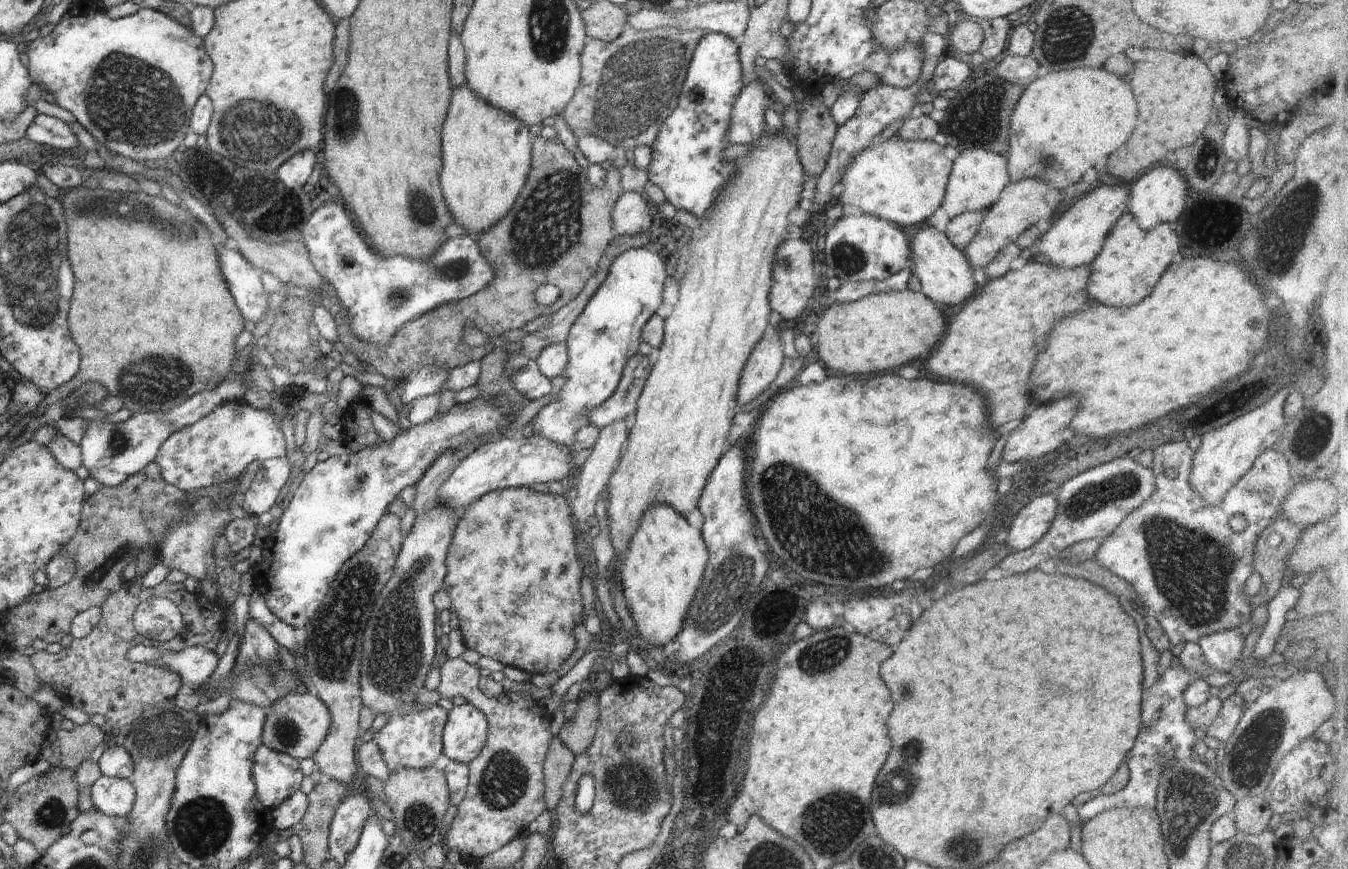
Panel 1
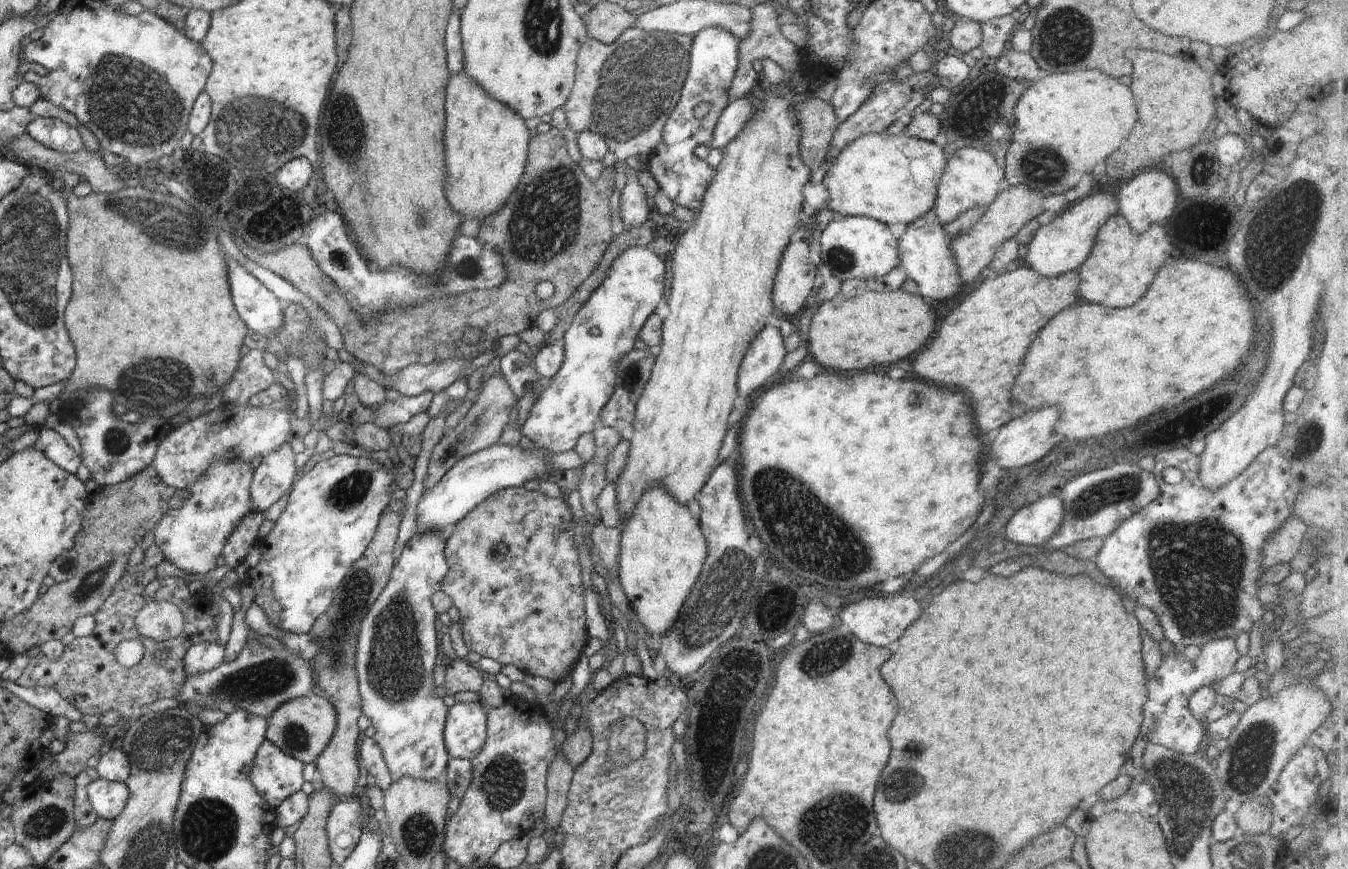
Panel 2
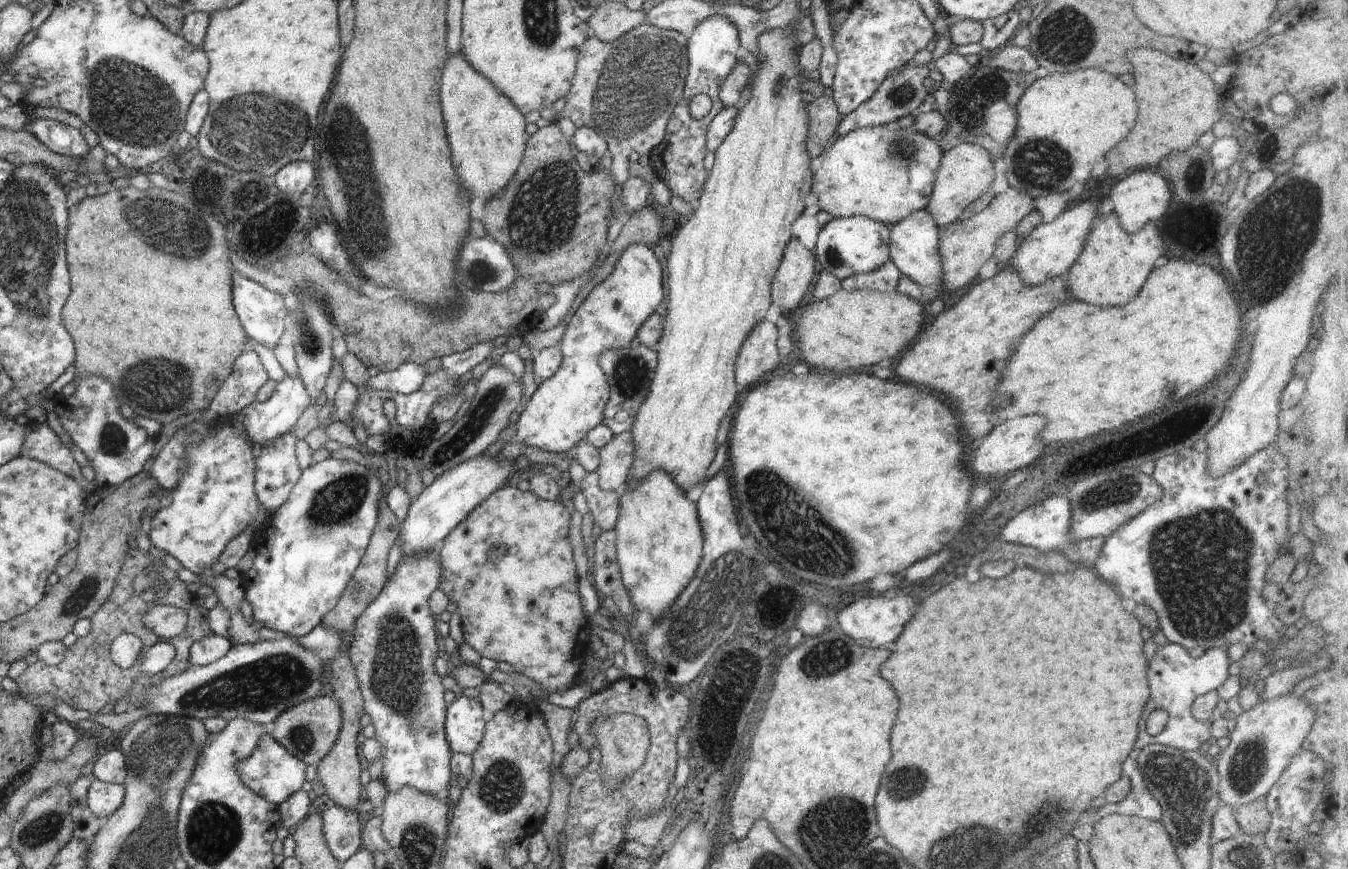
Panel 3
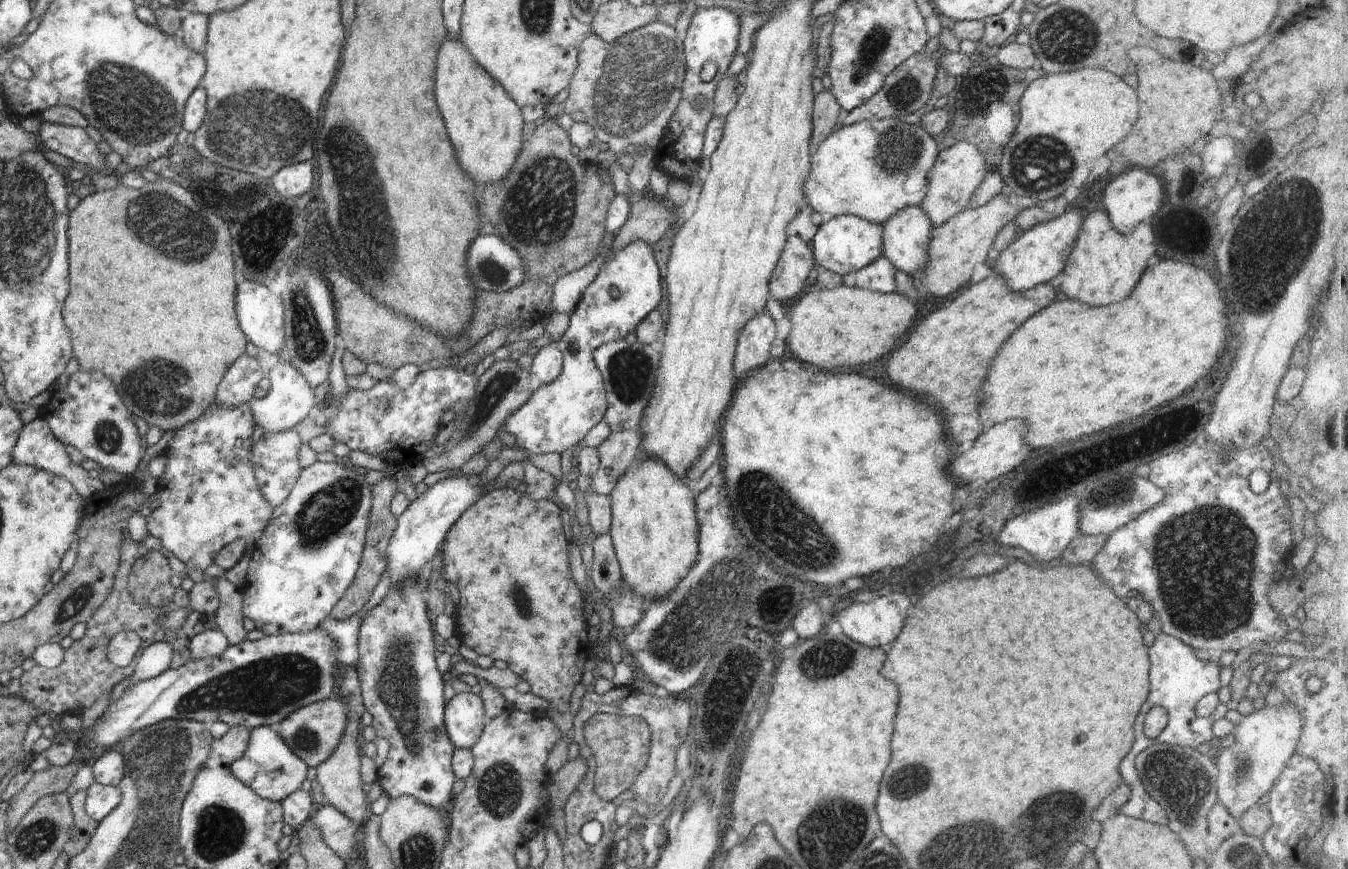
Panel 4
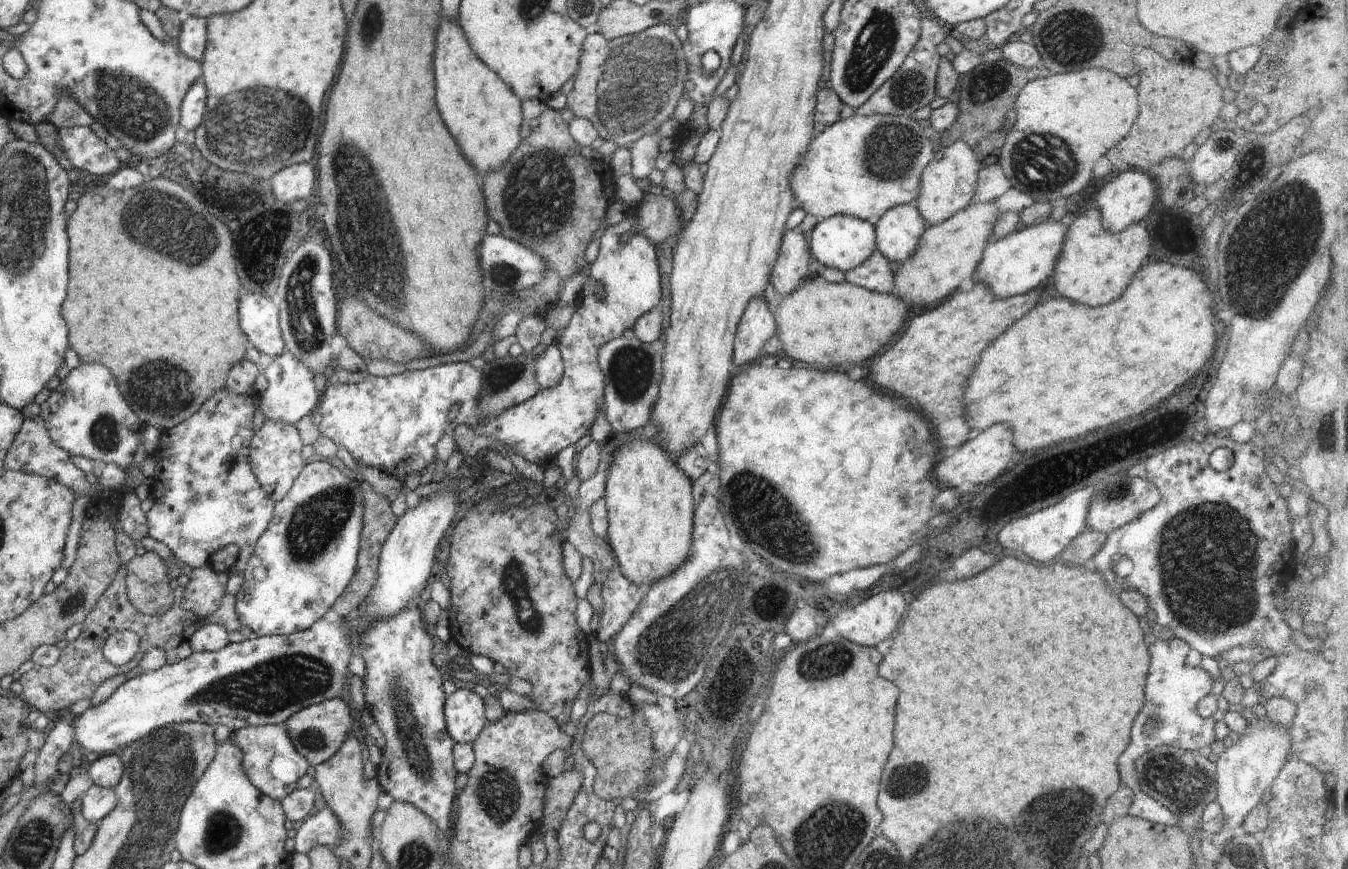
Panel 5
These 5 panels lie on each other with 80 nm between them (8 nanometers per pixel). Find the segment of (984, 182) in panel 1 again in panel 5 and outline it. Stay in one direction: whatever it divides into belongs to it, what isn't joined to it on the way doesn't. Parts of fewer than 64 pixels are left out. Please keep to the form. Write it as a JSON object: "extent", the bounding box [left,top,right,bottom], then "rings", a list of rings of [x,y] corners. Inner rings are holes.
{"extent":[913,142,981,225],"rings":[[[954,142],[950,146],[936,148],[932,160],[922,171],[920,192],[913,202],[928,225],[943,223],[972,203],[981,168],[977,153],[965,142]]]}

